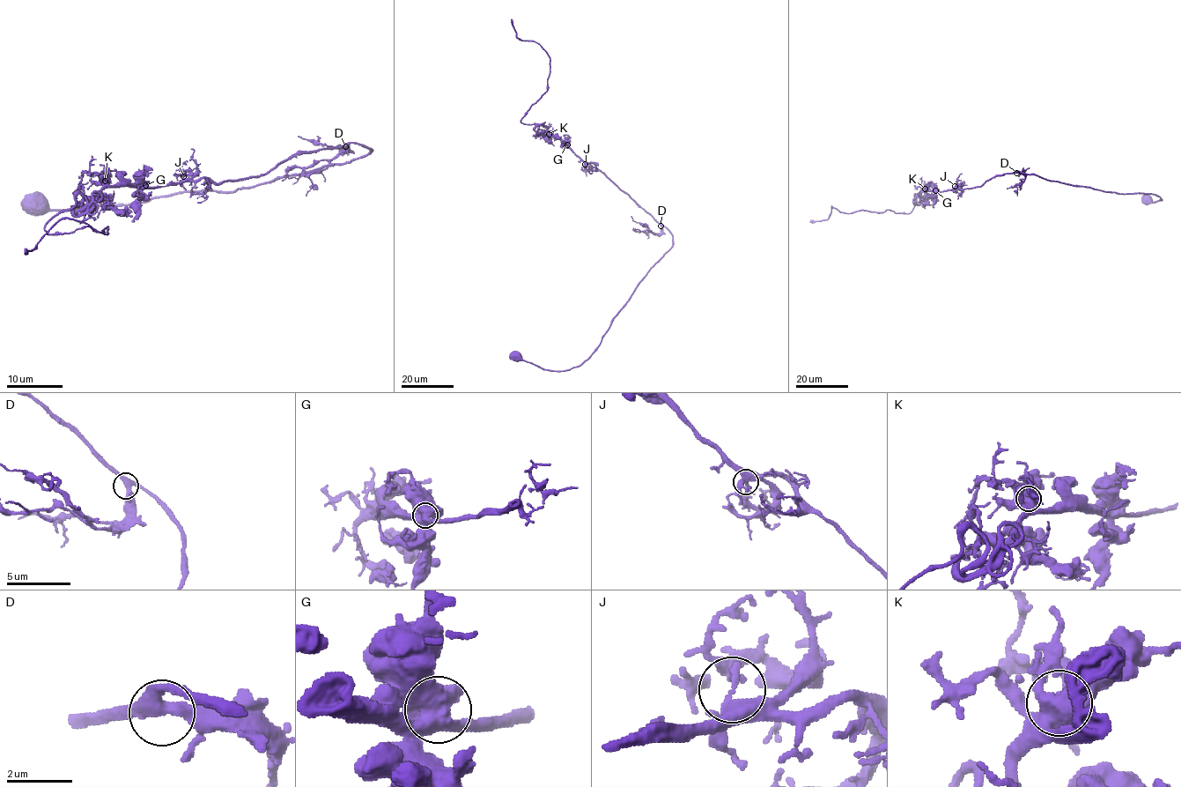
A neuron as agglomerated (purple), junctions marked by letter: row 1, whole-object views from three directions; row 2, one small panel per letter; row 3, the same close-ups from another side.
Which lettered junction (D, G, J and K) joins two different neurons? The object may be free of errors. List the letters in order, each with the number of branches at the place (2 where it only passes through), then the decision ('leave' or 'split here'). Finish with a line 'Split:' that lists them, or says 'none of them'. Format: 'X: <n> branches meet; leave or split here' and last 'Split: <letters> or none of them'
D: 3 branches meet; leave
G: 2 branches meet; leave
J: 1 branches meet; leave
K: 2 branches meet; leave
Split: none of them

